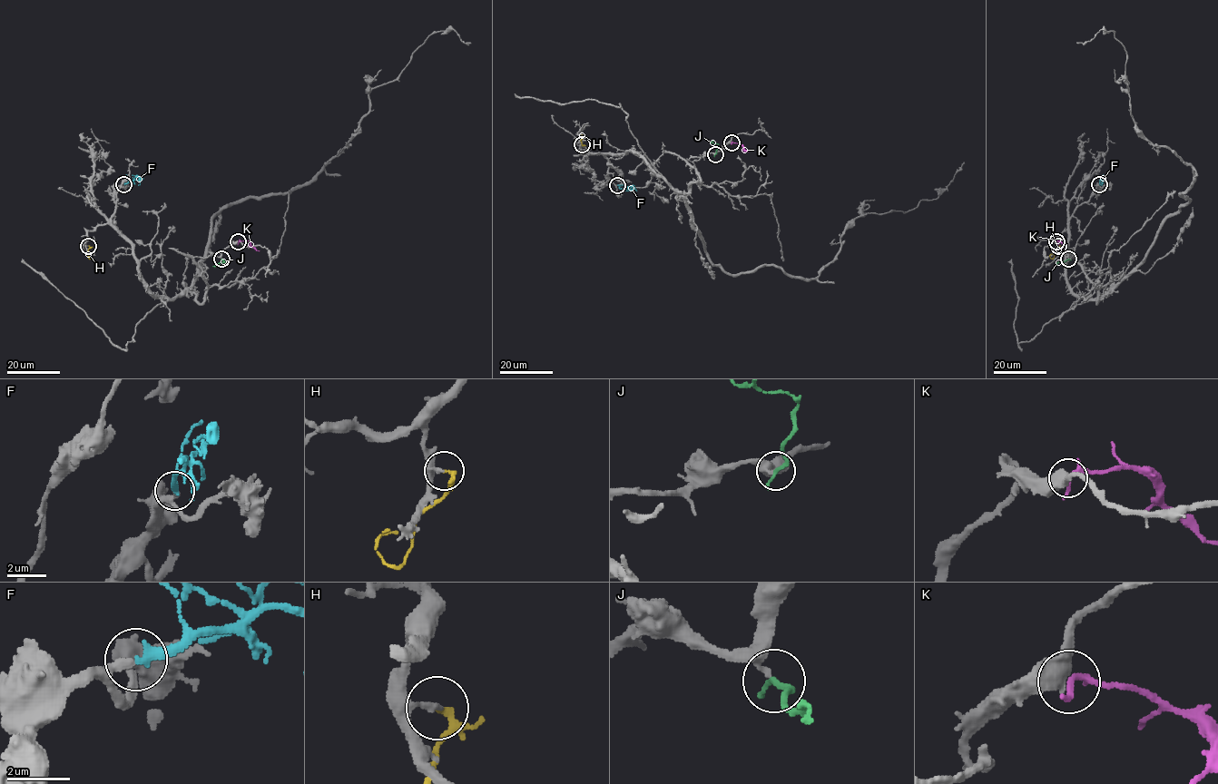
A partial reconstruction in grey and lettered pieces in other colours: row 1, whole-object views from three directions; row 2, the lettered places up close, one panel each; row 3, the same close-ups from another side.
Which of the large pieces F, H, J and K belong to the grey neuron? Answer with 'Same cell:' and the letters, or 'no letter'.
Same cell: F, J

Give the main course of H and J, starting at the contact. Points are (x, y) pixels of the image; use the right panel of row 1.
H: (1058, 246), (1051, 258), (1050, 255), (1053, 254)
J: (1068, 259), (1055, 266)

